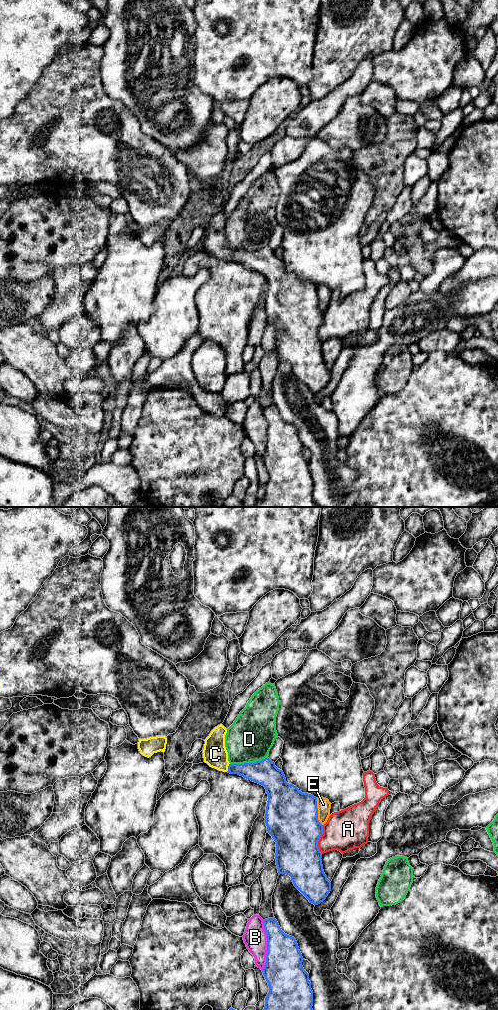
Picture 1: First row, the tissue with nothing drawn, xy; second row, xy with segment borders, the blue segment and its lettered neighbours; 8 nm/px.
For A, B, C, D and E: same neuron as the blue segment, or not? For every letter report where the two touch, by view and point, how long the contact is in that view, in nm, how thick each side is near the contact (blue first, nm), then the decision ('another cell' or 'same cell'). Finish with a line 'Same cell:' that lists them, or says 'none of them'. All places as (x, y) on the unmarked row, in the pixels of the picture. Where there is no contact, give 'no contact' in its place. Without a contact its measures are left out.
A: xy (319, 326) | 240 nm | 400/320 nm | another cell
B: xy (267, 433) | 400 nm | 320/190 nm | another cell
C: xy (228, 255) | 80 nm | 170/190 nm | same cell
D: xy (248, 251) | 300 nm | 200/380 nm | another cell
E: xy (317, 300) | 220 nm | 420/110 nm | another cell
Same cell: C

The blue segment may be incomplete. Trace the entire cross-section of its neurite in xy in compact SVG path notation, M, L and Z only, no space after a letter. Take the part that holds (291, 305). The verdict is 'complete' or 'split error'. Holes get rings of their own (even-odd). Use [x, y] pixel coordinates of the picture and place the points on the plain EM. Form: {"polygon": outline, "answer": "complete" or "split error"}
{"polygon": "M220 212L204 228L204 250L219 259L238 262L265 275L268 282L265 311L268 321L276 330L275 347L278 361L289 363L294 374L310 391L320 392L330 381L331 370L324 361L322 341L318 336L318 329L323 323L323 313L318 308L317 286L302 281L296 274L287 271L283 259L269 246L254 251L230 252L225 235L226 221L227 217Z", "answer": "split error"}

